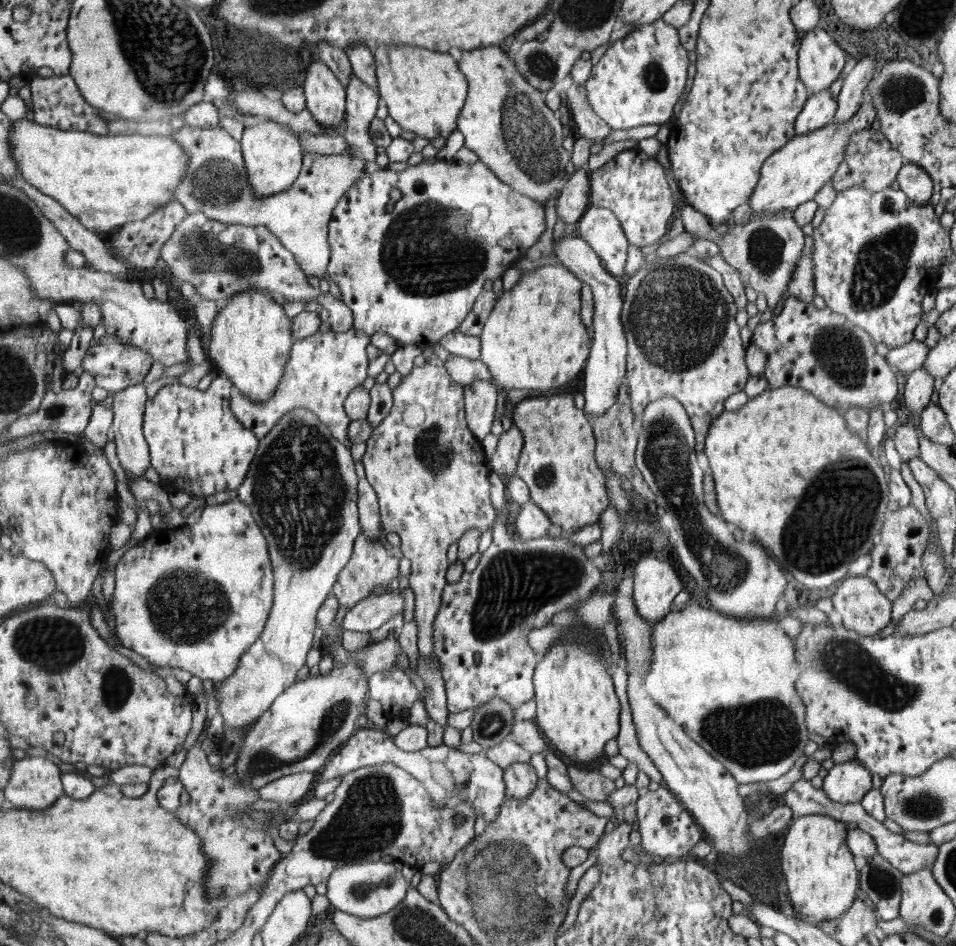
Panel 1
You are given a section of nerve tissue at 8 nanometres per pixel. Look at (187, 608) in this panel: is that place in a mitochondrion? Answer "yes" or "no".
yes

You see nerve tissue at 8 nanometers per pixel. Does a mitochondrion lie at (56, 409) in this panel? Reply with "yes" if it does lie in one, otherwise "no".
yes

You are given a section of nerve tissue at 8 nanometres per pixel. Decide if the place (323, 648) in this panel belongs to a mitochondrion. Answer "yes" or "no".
no

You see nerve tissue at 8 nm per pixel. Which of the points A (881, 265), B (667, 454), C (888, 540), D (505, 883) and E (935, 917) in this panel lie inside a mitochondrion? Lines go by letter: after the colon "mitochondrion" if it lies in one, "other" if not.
A: mitochondrion
B: mitochondrion
C: other
D: mitochondrion
E: mitochondrion

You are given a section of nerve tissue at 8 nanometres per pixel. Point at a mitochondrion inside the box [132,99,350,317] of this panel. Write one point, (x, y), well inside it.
(216, 184)

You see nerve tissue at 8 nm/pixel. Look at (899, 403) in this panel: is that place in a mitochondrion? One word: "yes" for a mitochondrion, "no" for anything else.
no

